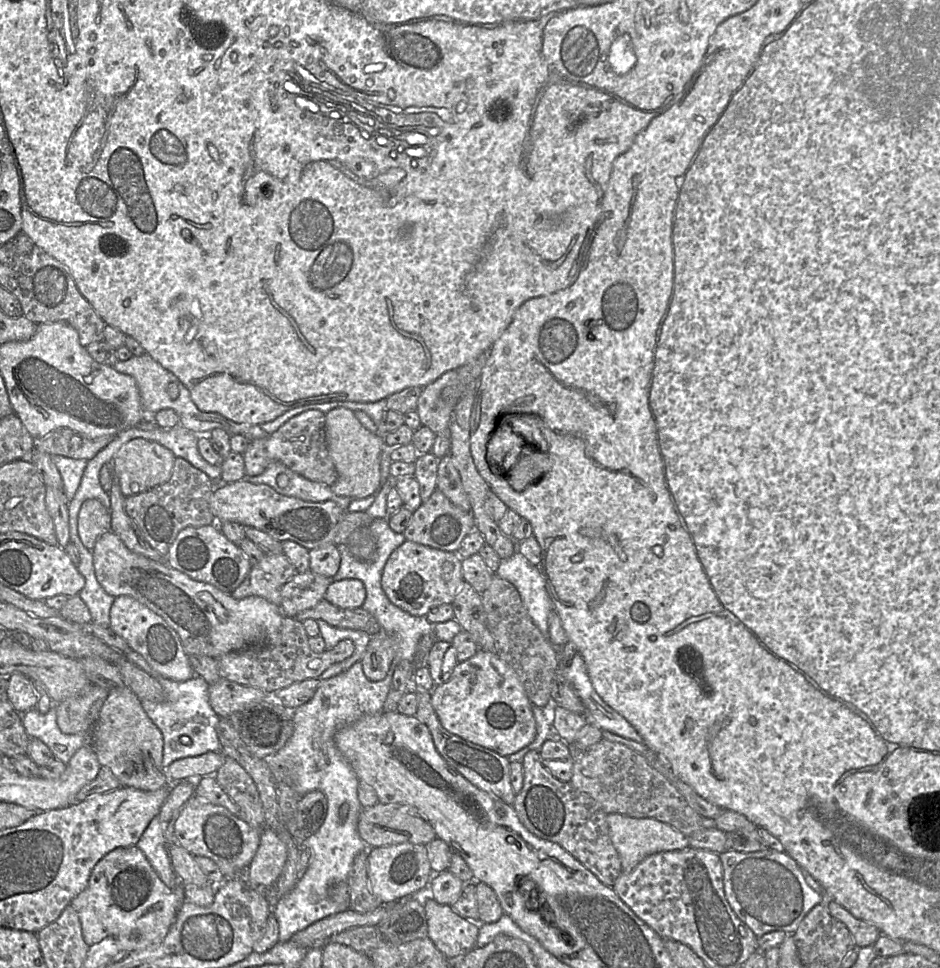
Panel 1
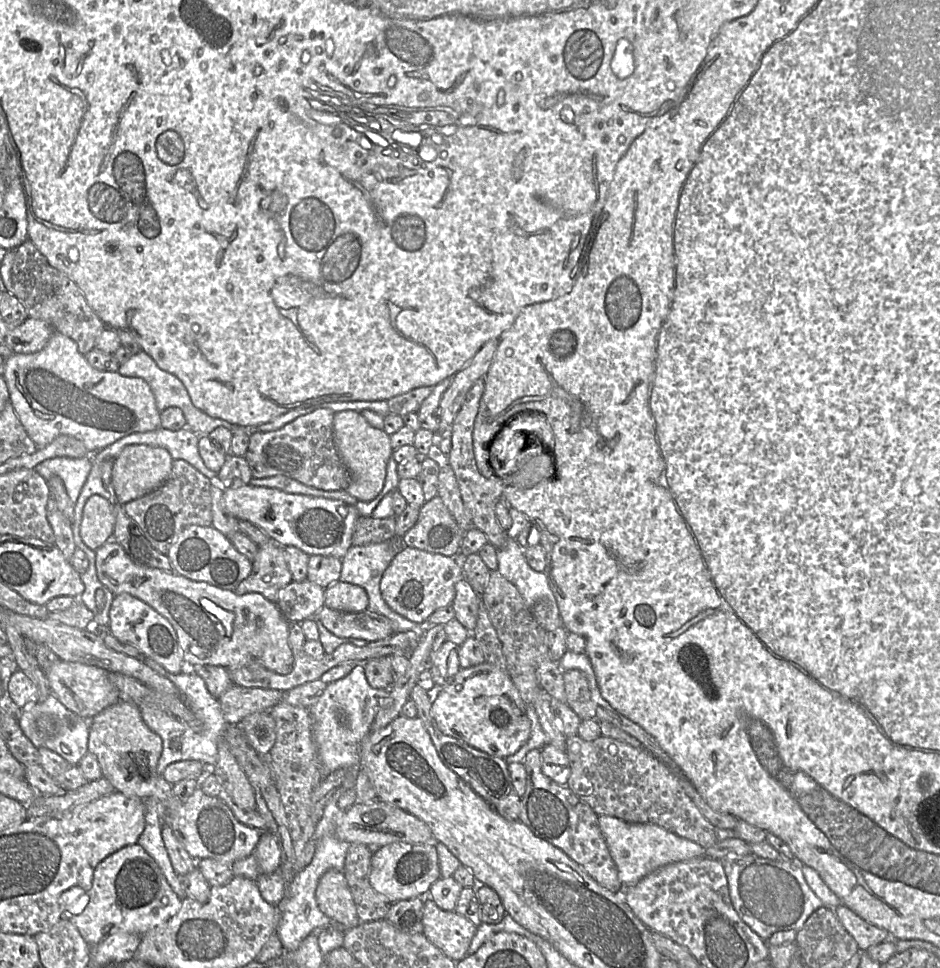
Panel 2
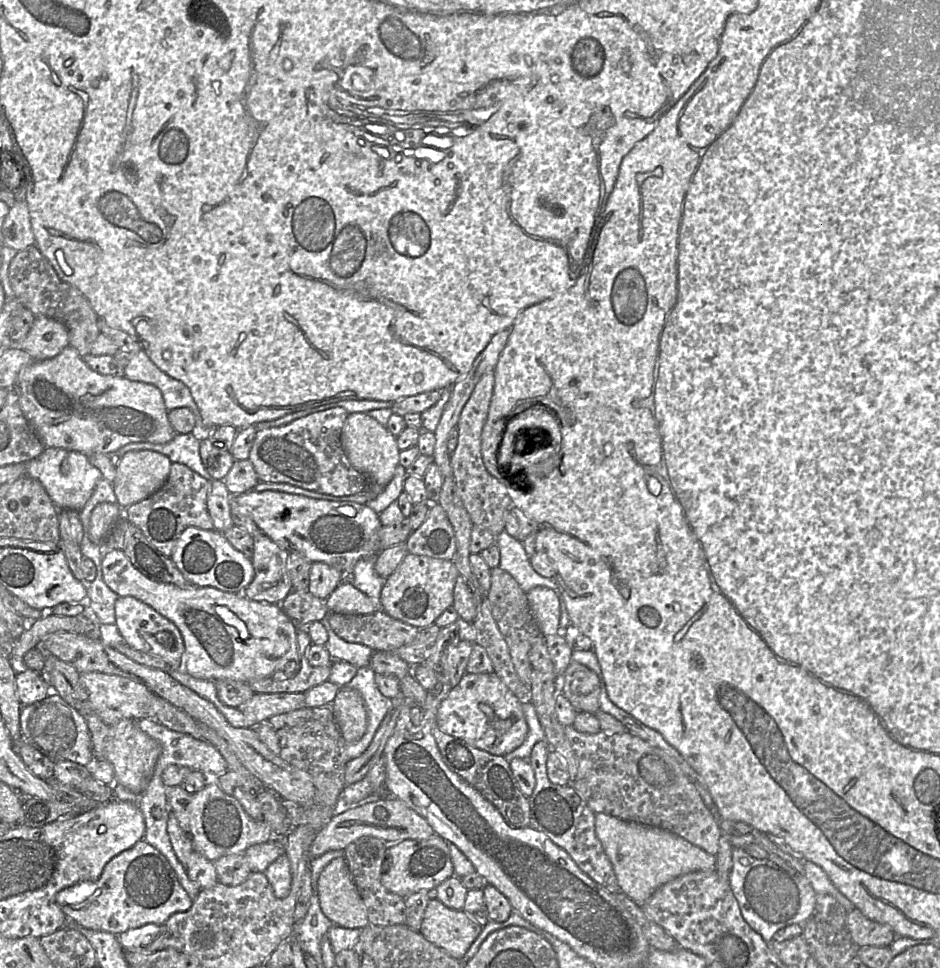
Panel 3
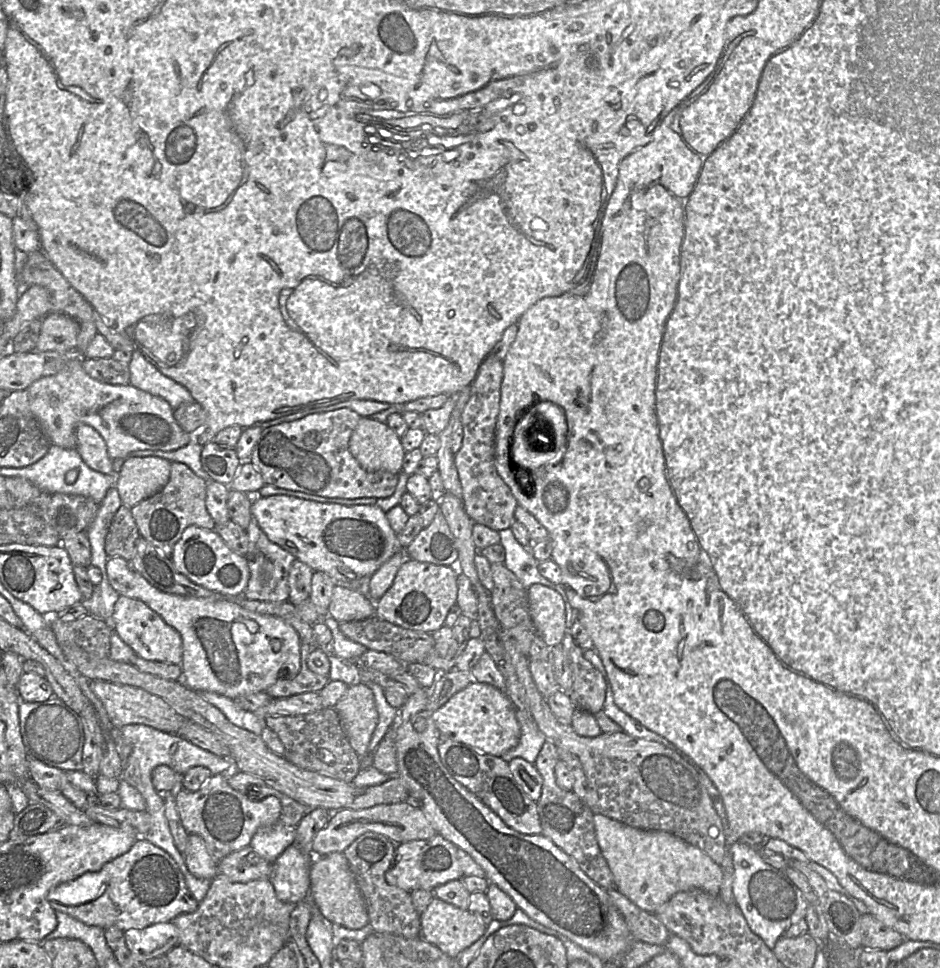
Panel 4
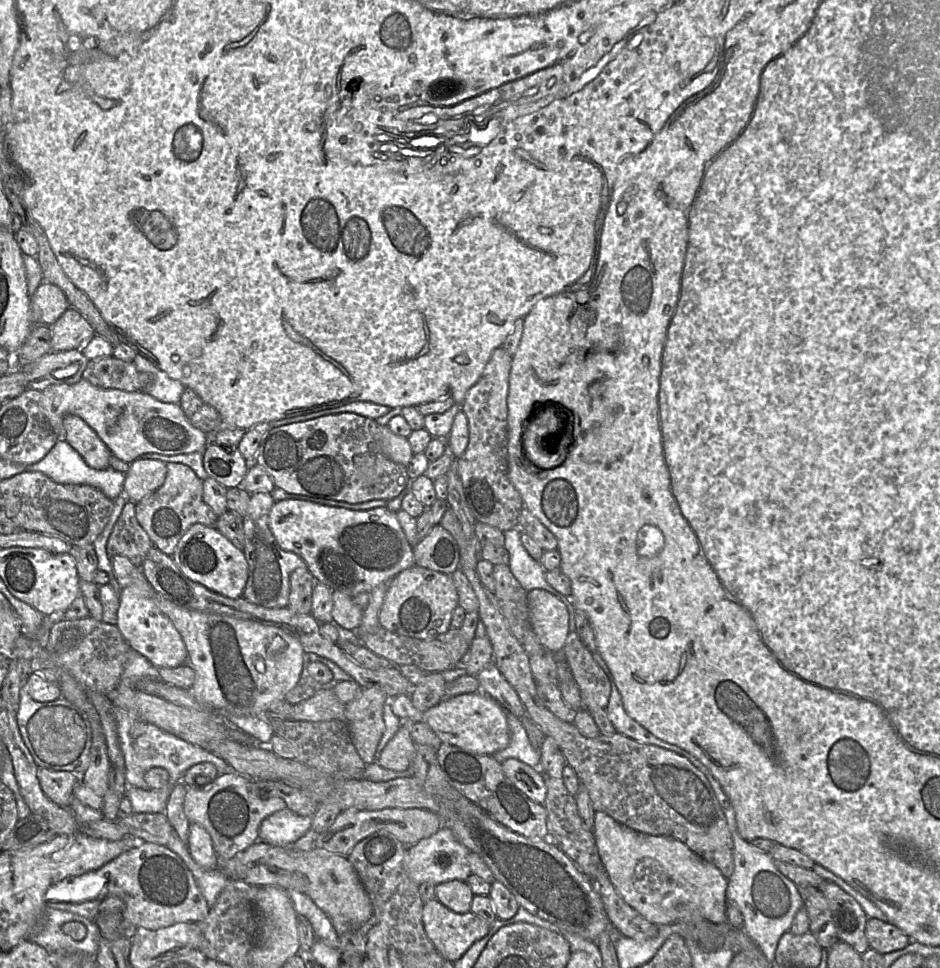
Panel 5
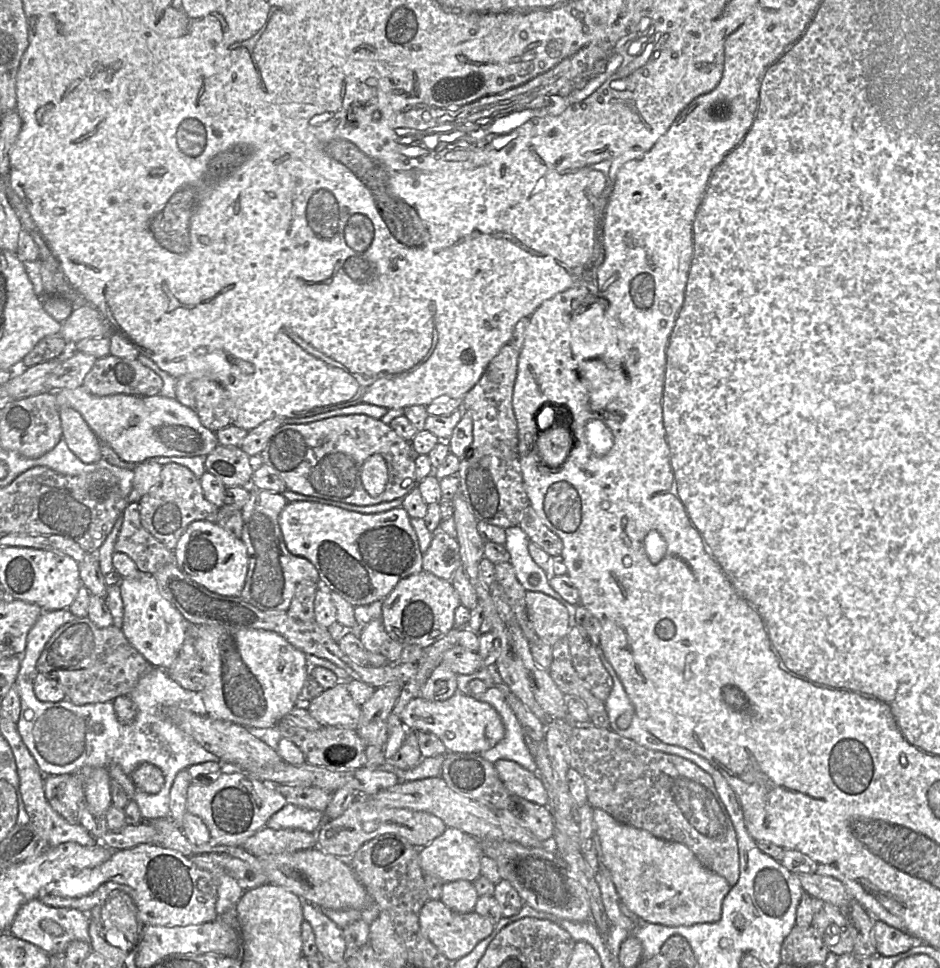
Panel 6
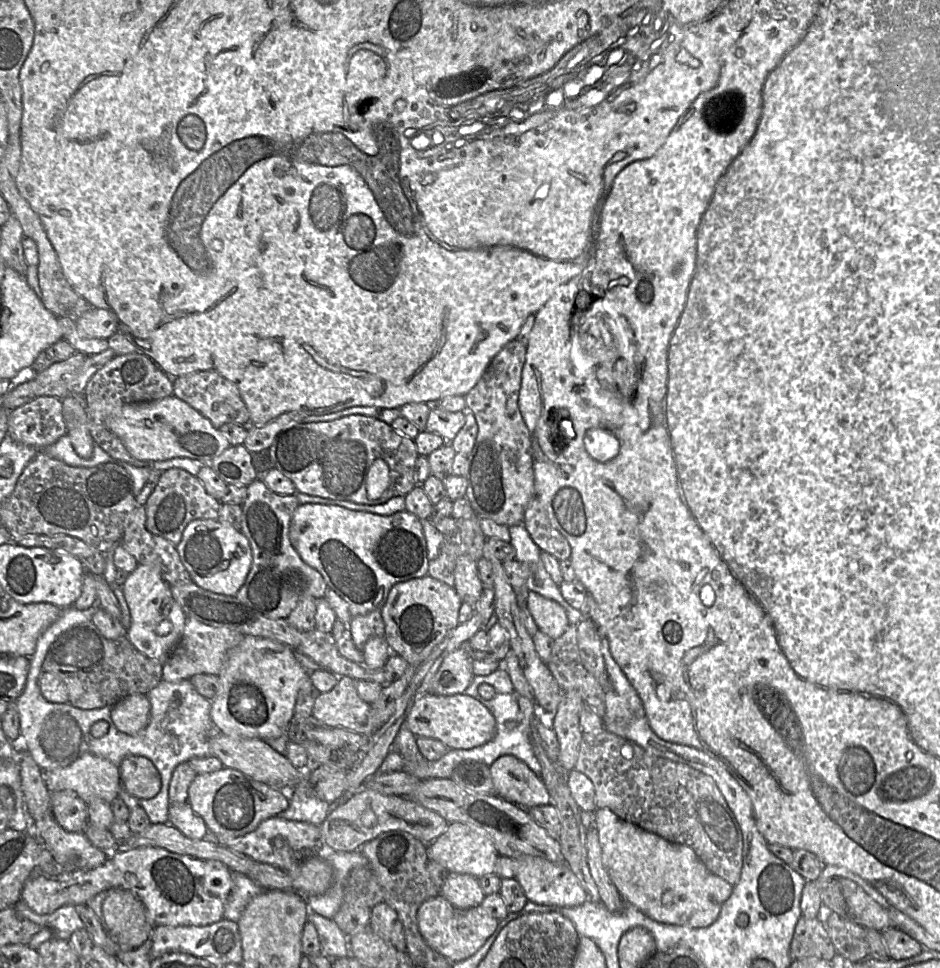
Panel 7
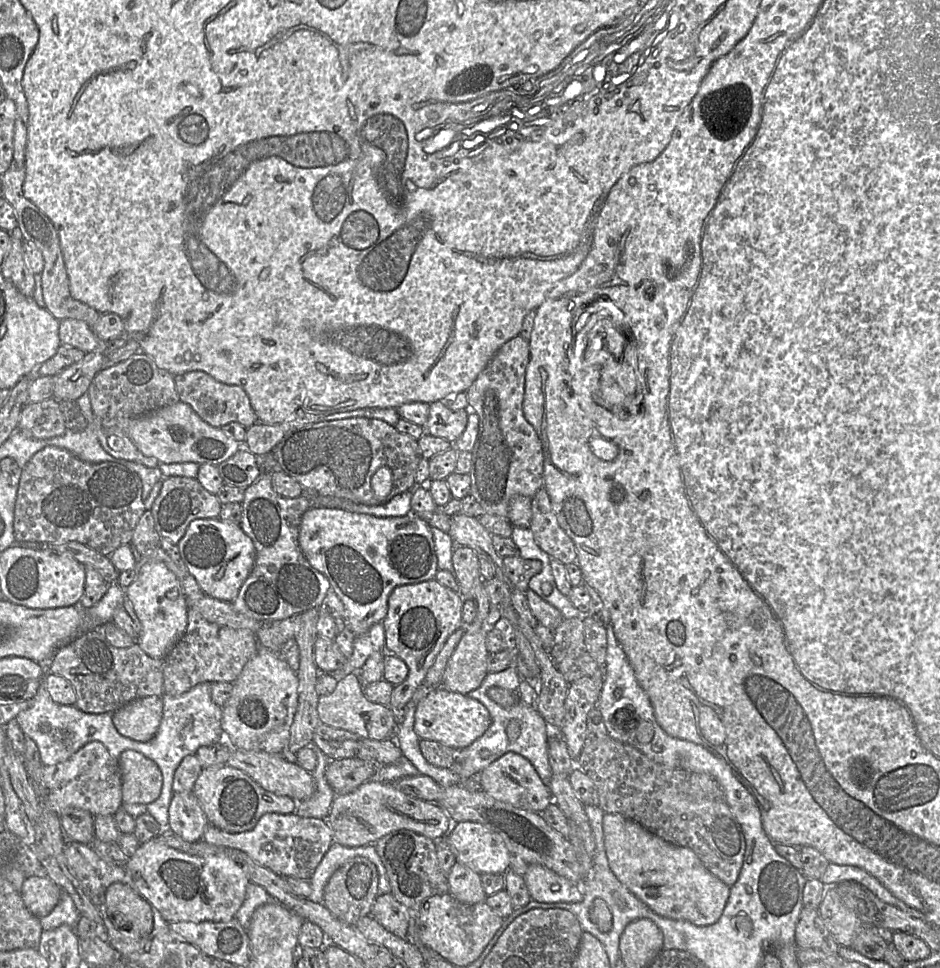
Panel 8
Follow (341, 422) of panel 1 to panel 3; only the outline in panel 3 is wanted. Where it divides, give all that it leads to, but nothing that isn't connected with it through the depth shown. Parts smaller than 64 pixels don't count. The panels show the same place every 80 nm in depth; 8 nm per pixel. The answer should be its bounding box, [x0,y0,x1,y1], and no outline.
[341,412,400,499]

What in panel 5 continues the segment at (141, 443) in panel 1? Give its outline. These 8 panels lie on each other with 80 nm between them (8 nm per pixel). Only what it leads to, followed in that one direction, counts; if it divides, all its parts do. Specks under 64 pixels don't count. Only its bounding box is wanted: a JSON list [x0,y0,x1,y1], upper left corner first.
[123,458,166,503]

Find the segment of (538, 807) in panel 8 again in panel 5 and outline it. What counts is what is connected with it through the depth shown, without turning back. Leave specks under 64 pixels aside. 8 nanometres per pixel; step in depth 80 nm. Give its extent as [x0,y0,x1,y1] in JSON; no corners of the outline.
[501,758,547,803]

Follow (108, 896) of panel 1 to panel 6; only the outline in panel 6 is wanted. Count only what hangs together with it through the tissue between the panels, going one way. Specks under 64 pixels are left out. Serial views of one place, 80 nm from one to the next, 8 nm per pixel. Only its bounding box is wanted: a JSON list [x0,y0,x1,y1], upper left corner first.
[36,844,218,926]

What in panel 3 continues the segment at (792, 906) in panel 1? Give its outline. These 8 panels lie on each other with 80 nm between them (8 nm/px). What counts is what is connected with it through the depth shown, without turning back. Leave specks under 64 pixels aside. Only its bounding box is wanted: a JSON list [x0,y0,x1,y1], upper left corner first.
[729,847,816,944]

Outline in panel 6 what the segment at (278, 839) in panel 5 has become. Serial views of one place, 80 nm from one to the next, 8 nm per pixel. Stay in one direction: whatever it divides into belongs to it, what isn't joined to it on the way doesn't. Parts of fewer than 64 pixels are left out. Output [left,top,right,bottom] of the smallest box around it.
[265,803,325,833]

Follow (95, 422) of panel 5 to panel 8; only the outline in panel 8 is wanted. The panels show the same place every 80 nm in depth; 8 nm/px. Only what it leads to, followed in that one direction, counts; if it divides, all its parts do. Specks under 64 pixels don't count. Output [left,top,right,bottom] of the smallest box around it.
[128,401,242,466]

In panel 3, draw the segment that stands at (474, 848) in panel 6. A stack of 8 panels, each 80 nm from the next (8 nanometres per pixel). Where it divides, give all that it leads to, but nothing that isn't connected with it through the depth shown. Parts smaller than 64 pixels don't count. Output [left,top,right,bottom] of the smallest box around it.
[381,834,454,898]

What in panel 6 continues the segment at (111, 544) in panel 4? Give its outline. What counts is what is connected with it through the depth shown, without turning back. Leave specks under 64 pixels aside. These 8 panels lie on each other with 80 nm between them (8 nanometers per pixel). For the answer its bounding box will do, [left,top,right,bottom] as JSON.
[114,502,175,575]

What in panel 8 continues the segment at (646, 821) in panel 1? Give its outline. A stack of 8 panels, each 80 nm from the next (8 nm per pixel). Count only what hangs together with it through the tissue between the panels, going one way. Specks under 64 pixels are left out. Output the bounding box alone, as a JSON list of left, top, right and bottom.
[602,813,730,926]

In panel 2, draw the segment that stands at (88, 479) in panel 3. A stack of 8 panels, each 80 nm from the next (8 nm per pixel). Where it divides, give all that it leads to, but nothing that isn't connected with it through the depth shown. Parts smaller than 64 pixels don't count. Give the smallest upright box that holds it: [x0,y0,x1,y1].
[35,456,92,504]

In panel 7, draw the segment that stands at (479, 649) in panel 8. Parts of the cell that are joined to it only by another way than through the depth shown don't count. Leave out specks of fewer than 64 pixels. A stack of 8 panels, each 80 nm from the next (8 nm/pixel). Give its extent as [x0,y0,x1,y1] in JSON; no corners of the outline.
[429,641,474,696]

